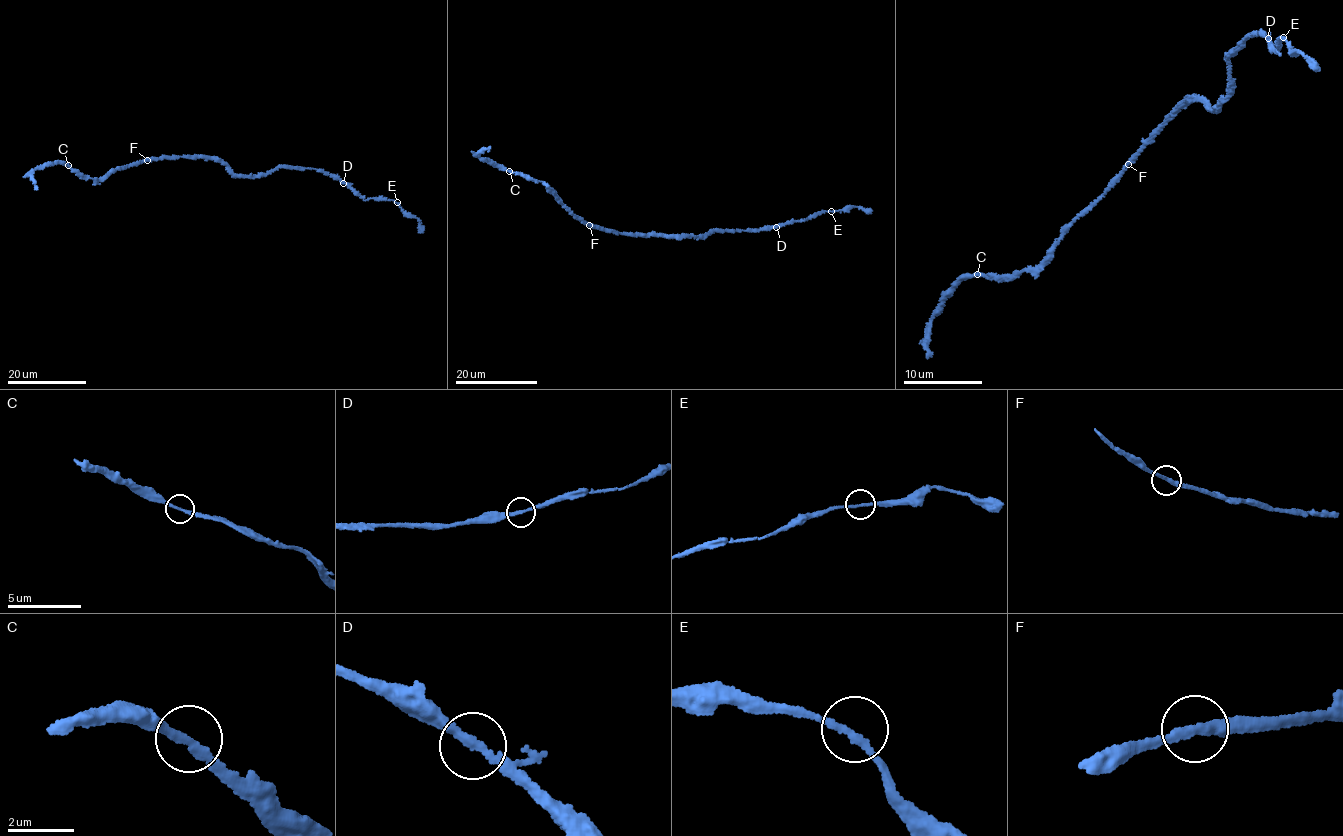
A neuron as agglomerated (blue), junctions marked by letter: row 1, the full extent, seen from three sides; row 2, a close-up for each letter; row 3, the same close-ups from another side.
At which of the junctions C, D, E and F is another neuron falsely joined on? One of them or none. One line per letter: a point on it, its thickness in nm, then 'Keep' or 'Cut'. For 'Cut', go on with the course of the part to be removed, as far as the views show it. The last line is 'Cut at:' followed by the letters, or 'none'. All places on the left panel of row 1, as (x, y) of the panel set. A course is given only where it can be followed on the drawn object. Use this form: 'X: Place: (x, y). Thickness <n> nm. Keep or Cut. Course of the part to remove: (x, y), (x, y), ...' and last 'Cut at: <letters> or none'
C: Place: (68, 165). Thickness 220 nm. Keep
D: Place: (343, 183). Thickness 220 nm. Keep
E: Place: (397, 202). Thickness 200 nm. Keep
F: Place: (147, 160). Thickness 280 nm. Keep
Cut at: none

